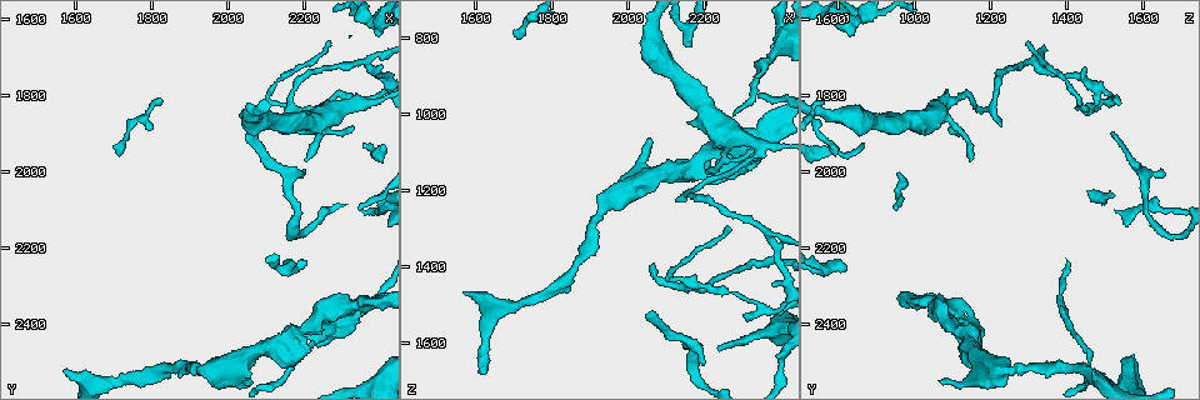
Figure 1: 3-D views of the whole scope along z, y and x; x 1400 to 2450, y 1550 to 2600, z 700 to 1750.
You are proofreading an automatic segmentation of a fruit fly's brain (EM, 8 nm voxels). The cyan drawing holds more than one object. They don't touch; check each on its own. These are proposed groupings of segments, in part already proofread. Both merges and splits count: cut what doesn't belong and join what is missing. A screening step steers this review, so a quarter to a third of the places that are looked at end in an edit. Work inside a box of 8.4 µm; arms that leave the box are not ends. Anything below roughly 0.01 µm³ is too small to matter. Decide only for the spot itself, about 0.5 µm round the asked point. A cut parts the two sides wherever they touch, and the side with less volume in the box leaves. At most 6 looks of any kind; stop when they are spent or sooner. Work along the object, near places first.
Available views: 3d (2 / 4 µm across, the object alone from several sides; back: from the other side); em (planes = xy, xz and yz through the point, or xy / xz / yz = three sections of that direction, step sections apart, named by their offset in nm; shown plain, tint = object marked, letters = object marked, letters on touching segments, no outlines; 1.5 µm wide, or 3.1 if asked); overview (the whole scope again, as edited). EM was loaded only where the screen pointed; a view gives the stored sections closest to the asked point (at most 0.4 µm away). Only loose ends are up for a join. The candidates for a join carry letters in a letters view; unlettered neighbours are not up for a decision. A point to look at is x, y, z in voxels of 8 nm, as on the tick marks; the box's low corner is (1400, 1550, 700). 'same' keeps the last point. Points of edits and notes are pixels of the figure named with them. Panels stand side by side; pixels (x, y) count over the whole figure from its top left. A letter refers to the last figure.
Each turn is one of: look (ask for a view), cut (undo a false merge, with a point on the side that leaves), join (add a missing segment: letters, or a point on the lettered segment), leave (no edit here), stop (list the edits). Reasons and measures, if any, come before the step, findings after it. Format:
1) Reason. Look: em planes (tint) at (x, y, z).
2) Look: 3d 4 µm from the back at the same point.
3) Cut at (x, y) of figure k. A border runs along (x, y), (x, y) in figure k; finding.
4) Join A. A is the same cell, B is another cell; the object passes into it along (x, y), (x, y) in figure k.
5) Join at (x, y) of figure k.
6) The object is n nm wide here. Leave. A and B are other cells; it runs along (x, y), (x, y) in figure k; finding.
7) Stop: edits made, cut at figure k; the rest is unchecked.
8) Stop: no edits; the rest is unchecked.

An open end. Look: 3d 2 µm from the back at (2300, 1830, 1540).

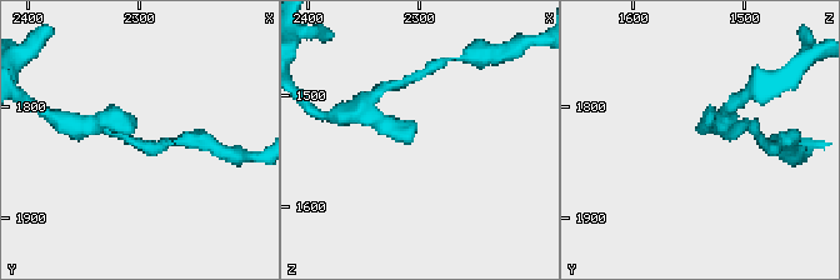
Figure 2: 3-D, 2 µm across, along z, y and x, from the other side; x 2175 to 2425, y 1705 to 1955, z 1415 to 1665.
Now the EM. Look: em planes (tint) at (2300, 1826, 1536).

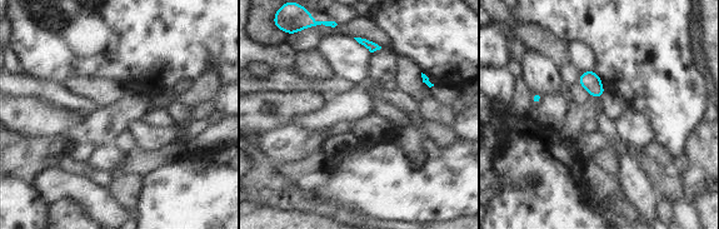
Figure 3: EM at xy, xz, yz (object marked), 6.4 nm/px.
What lies round it. Look: em planes (letters) at the same point.

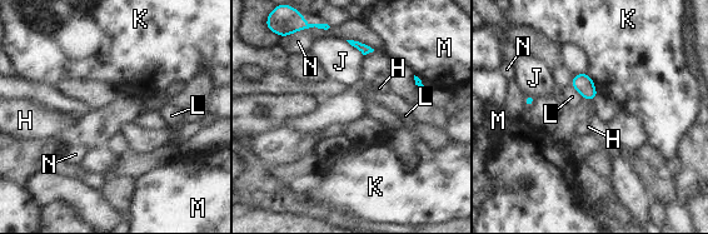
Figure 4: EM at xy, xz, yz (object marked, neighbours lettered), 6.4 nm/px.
The object is 120 nm wide here. Leave. H, J, K, L, M and N are other cells; a border runs along (571, 86), (583, 98) in figure 4; none of them fits.

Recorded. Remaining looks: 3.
Thin end. Look: em planes (letters) at (2120, 1875, 1220).

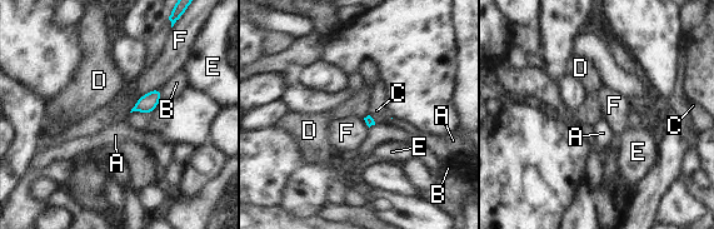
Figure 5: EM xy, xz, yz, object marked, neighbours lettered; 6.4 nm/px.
Leave. A, B, C, D, E and F are other cells; a border runs along (160, 86), (141, 96) in figure 5; none of them fits.

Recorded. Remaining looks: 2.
Tapers out. Look: em planes (letters) at (2060, 1895, 1515).

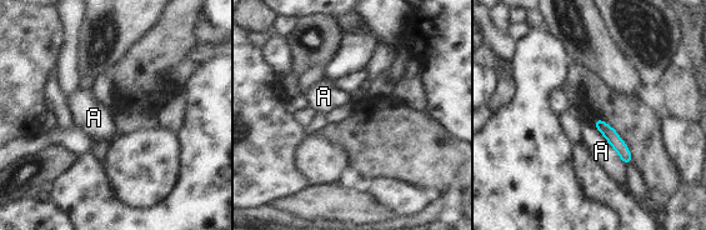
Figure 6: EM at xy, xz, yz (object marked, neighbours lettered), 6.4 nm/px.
Leave. A is another cell; a border runs along (594, 124), (625, 164) in figure 6; none of them fits.

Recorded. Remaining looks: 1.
Stop: no edits; the rest is unchecked.

